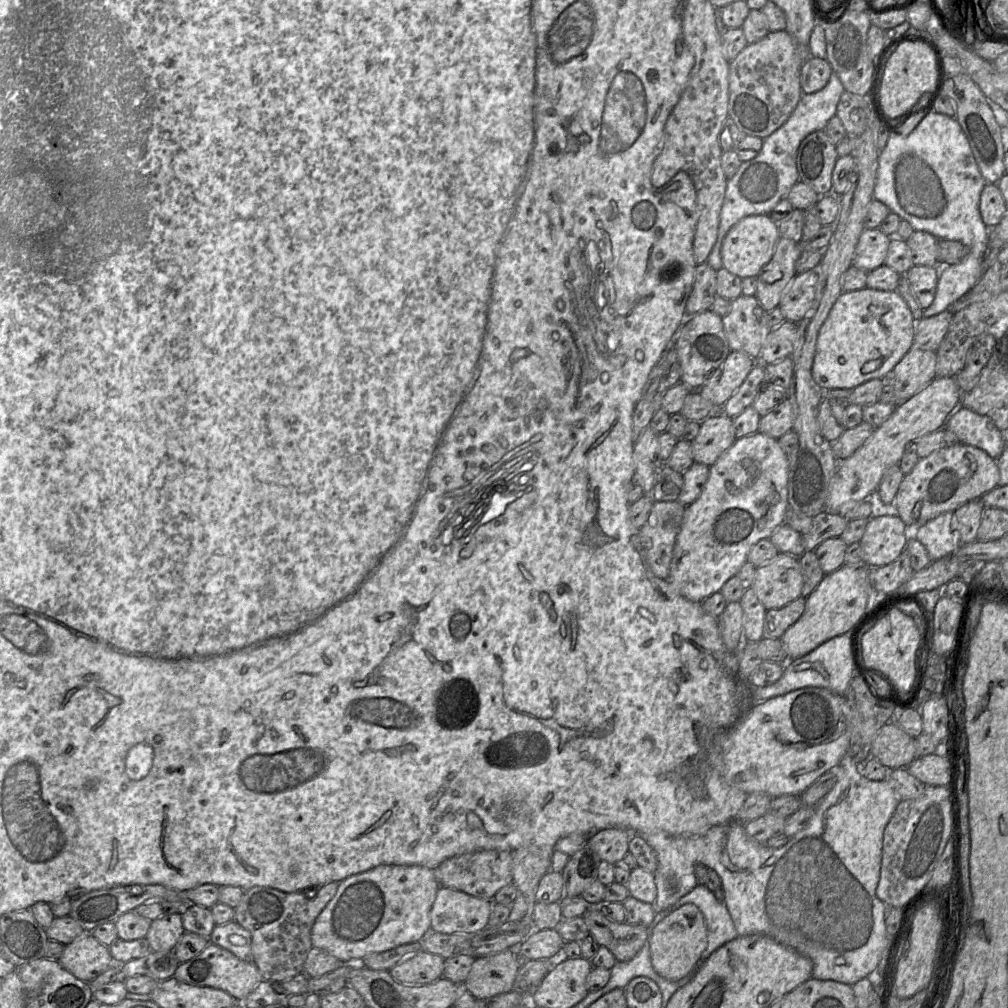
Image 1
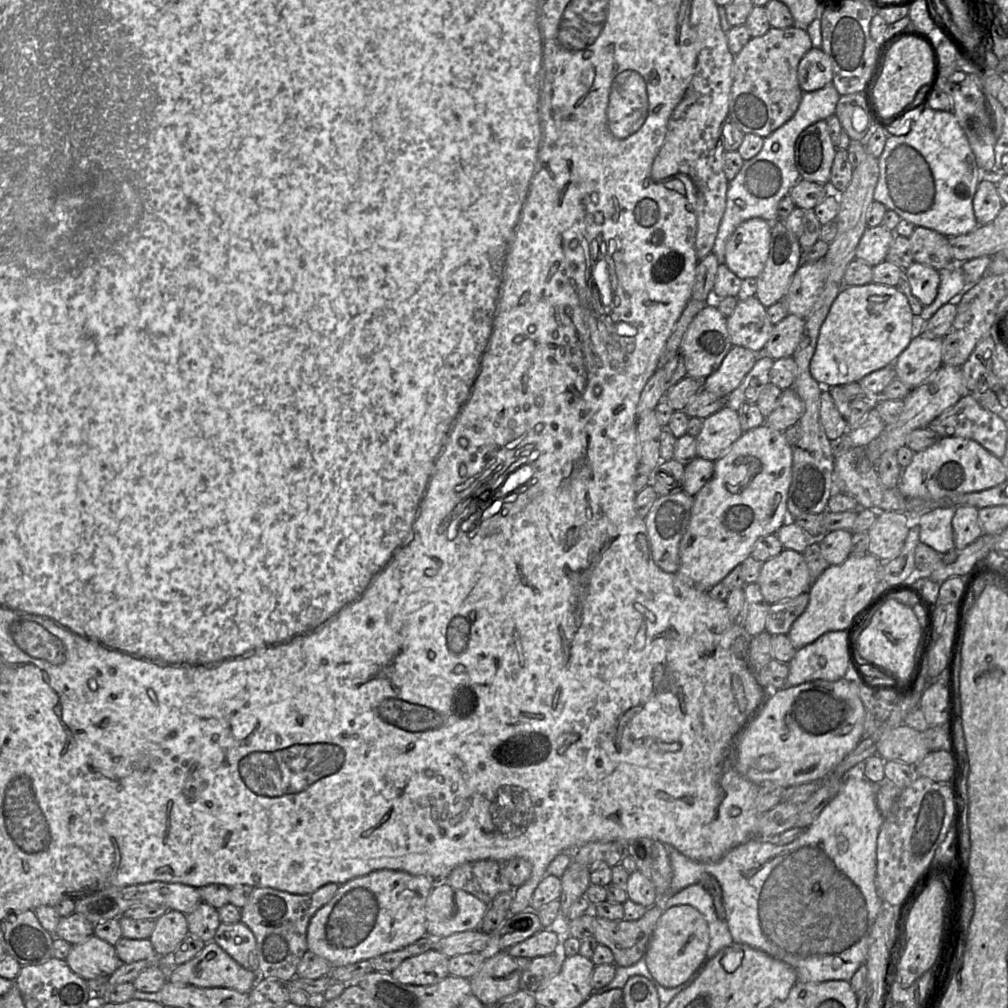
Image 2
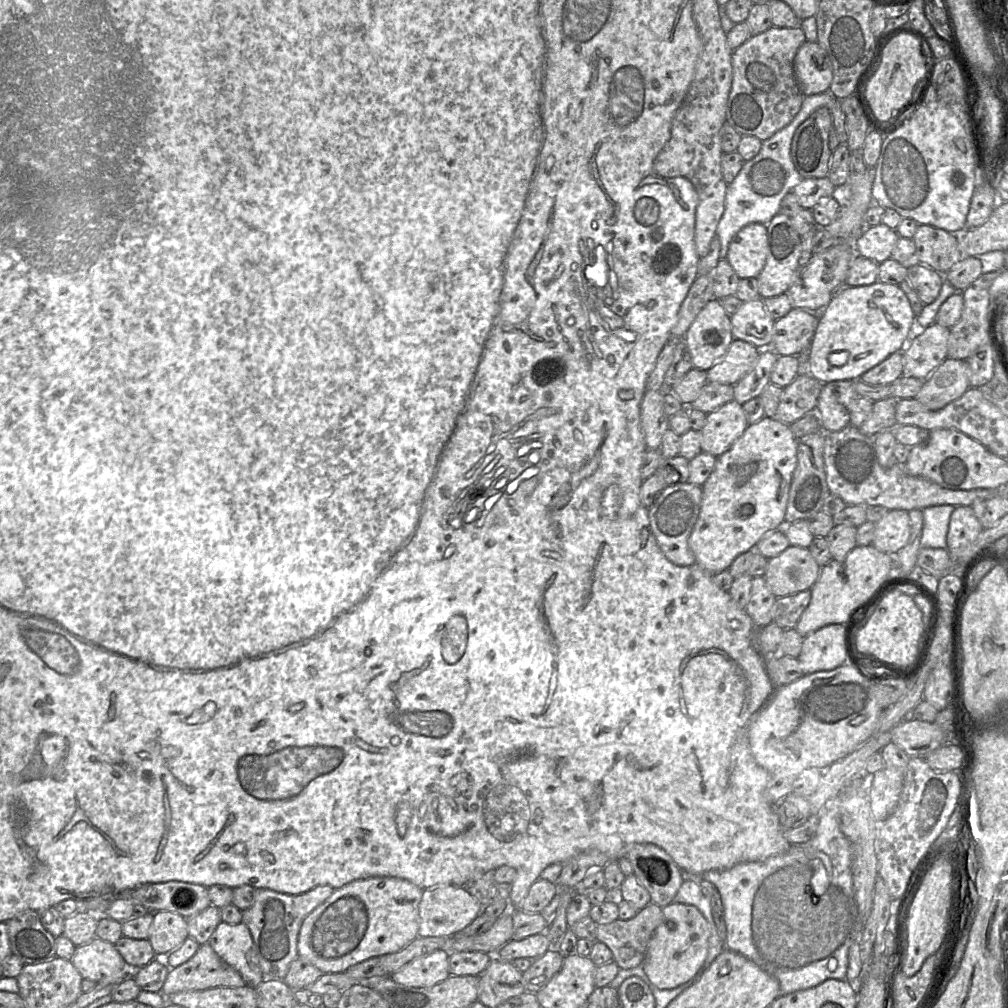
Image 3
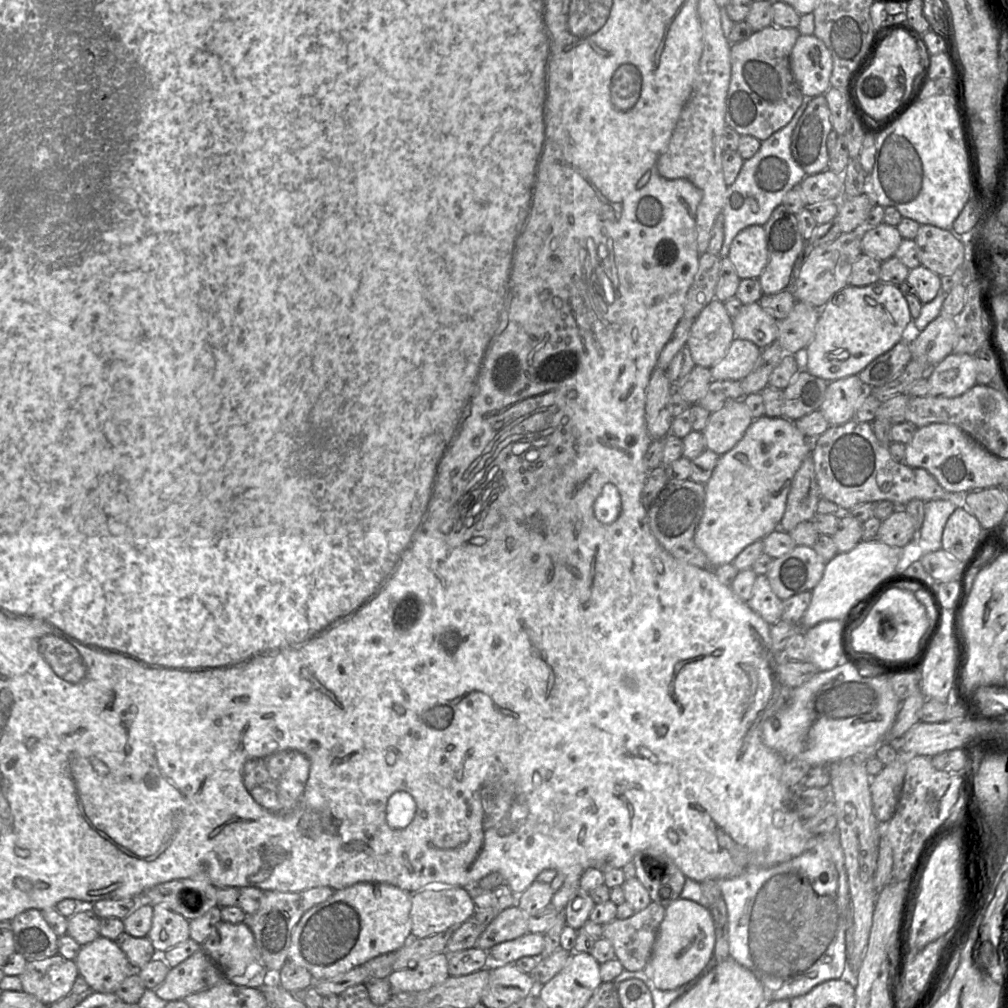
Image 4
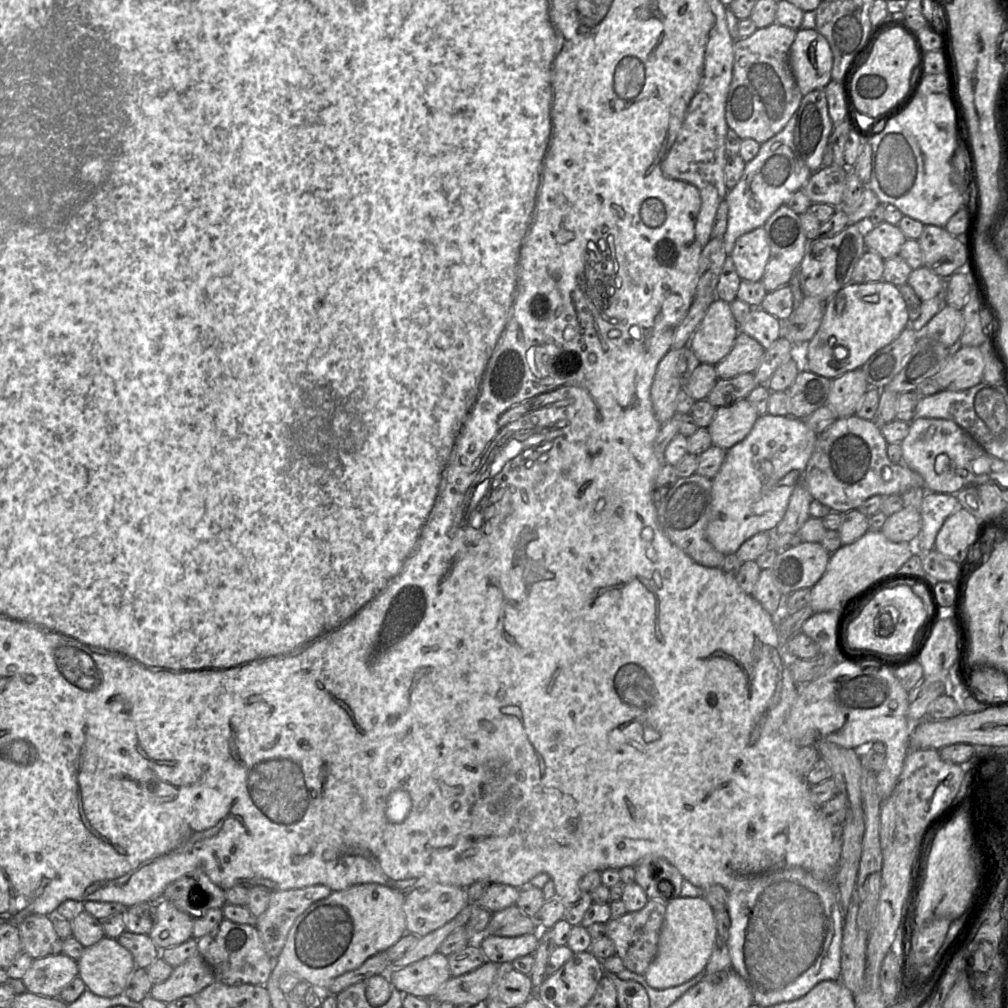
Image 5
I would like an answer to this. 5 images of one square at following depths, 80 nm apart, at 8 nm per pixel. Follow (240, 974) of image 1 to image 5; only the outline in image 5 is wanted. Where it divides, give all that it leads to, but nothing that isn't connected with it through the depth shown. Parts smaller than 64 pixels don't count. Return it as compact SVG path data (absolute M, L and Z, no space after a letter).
M195 953L175 967L167 980L153 985L149 995L168 1004L185 996L194 997L214 981L210 965Z

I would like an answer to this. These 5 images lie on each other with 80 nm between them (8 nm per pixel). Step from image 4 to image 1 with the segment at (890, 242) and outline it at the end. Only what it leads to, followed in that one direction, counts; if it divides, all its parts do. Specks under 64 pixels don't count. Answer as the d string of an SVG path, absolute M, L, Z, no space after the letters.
M866 228L859 238L852 265L866 272L882 266L885 264L890 240L891 237L880 228Z

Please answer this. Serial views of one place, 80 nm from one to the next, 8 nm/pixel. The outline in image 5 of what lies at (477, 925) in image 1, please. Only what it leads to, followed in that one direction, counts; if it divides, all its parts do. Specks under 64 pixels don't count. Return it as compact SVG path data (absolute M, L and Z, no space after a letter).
M433 885L406 894L403 910L407 933L424 937L452 920L468 903L466 889Z

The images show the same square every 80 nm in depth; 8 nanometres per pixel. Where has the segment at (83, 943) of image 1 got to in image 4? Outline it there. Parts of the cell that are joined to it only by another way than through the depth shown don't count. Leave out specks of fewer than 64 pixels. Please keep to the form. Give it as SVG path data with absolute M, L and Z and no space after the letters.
M99 936L81 947L74 960L91 990L115 993L134 970L115 941Z

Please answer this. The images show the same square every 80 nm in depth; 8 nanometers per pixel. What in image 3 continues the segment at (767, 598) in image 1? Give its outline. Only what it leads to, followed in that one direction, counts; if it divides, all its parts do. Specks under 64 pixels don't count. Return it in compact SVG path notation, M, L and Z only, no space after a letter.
M789 546L768 560L764 579L776 598L810 590L819 578L821 567L808 548Z

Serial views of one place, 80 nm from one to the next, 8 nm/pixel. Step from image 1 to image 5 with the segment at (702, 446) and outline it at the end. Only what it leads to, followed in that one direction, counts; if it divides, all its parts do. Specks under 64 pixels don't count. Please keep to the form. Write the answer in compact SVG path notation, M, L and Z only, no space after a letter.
M746 398L716 408L707 427L712 444L728 450L748 435L758 417L756 409Z

